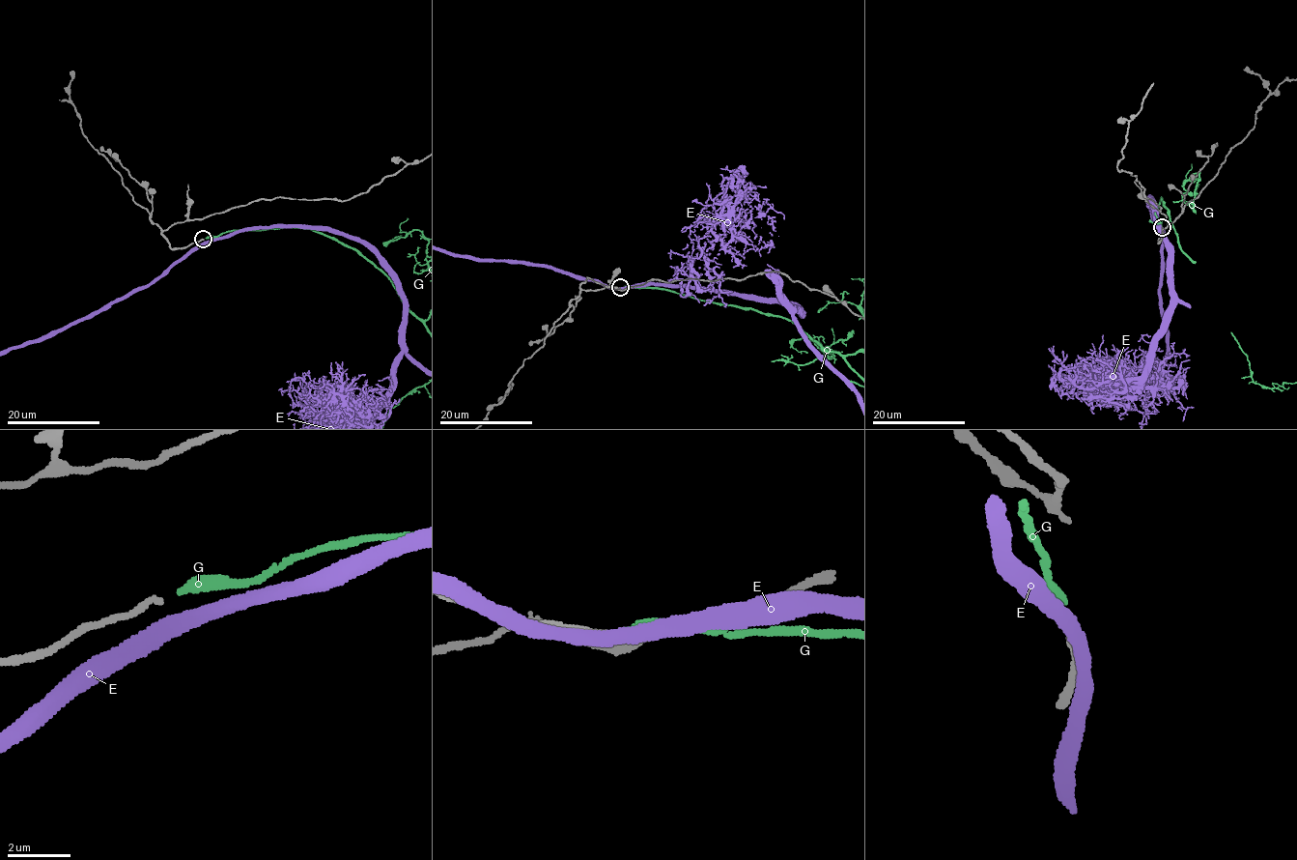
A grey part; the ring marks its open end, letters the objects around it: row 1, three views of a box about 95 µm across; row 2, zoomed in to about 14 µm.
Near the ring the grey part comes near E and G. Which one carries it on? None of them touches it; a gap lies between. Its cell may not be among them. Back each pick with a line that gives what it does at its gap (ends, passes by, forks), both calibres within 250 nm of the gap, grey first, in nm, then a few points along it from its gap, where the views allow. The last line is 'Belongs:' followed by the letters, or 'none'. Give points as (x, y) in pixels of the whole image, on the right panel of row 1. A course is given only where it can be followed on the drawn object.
G: It ends there. Thickness 180 nm (grey) against 360 nm
Belongs: G

